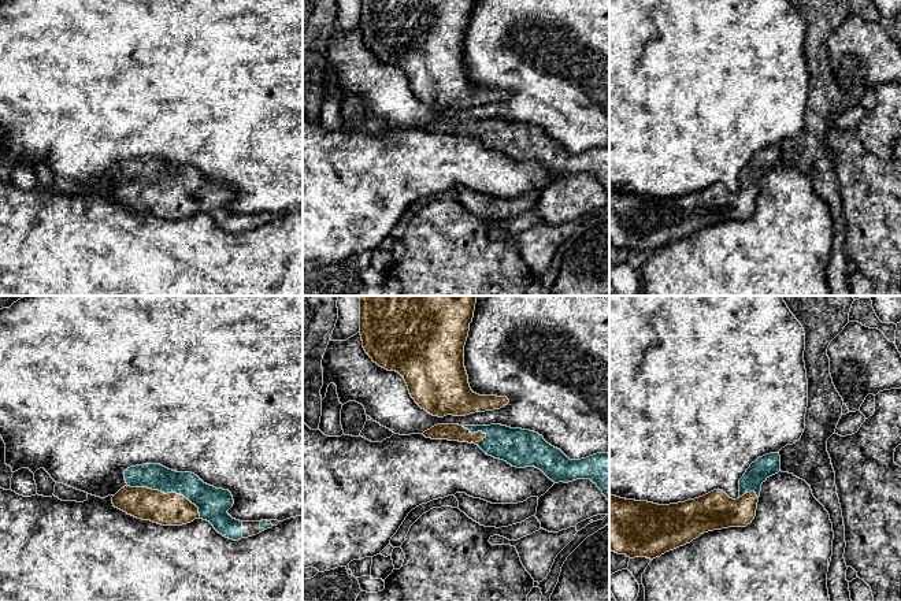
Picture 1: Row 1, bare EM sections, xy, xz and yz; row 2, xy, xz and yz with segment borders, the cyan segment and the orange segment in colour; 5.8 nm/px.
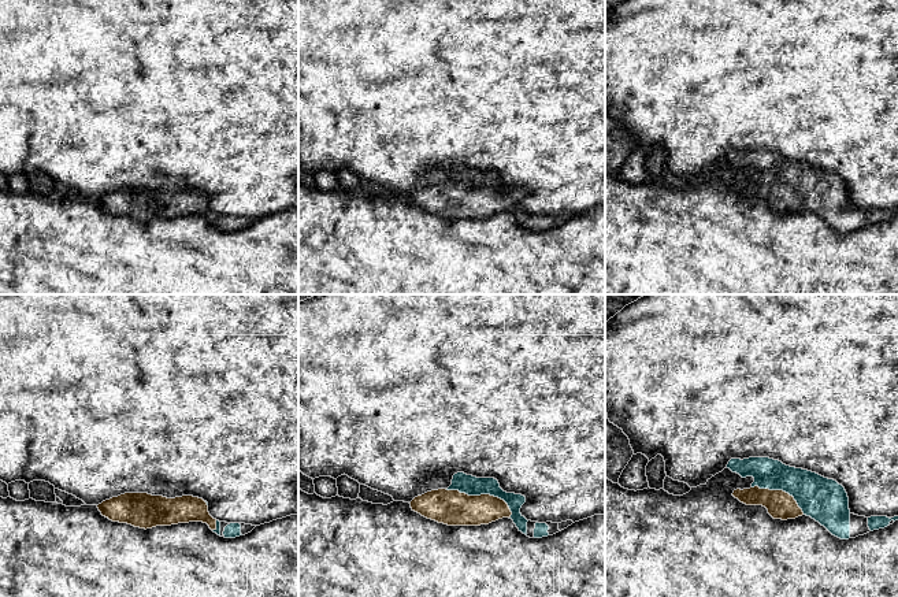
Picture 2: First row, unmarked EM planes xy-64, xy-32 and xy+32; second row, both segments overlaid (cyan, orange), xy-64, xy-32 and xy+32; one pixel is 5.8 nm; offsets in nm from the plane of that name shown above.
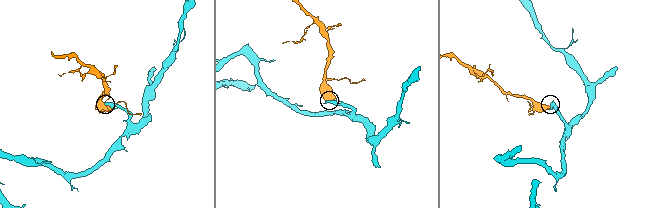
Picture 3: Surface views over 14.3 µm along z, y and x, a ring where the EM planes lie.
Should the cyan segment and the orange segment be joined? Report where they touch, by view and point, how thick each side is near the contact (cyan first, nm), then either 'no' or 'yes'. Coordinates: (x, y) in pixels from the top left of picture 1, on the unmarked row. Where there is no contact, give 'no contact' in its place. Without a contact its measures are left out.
meets cyan in xy at (167, 185); 160 nm thick on the cyan side, 190 nm on the other; yes

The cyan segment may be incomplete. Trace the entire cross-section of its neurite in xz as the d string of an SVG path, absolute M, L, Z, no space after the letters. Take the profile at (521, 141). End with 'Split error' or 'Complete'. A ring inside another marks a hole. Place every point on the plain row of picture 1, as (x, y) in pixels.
M437 118L424 125L423 129L431 133L474 136L487 149L504 153L516 162L535 160L555 177L590 172L609 194L608 146L570 153L560 142L548 137L538 126L501 118Z. Split error

